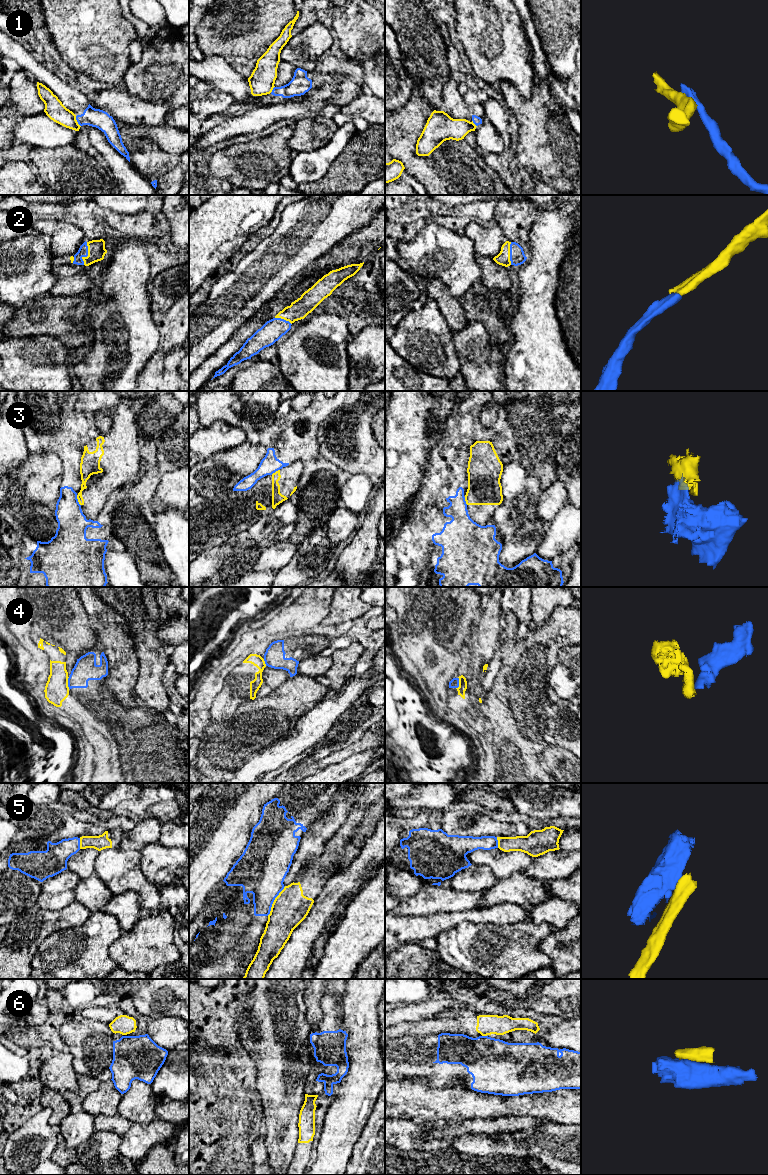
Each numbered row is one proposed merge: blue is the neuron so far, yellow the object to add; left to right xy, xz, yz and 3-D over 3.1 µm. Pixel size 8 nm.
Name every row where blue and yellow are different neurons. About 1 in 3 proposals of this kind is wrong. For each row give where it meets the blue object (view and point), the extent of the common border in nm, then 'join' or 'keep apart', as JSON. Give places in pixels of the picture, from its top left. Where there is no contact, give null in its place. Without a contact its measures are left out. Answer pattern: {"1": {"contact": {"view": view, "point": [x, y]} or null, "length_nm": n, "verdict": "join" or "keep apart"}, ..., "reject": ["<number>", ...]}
{"1": {"contact": {"view": "xy", "point": [77, 121]}, "length_nm": 100, "verdict": "keep apart"}, "2": {"contact": {"view": "xy", "point": [87, 254]}, "length_nm": 190, "verdict": "join"}, "3": {"contact": {"view": "xy", "point": [77, 500]}, "length_nm": 90, "verdict": "keep apart"}, "4": {"contact": {"view": "xy", "point": [68, 683]}, "length_nm": 100, "verdict": "keep apart"}, "5": {"contact": {"view": "xz", "point": [273, 901]}, "length_nm": 280, "verdict": "keep apart"}, "6": {"contact": {"view": "yz", "point": [484, 1036]}, "length_nm": 40, "verdict": "keep apart"}, "reject": ["1", "3", "4", "5", "6"]}

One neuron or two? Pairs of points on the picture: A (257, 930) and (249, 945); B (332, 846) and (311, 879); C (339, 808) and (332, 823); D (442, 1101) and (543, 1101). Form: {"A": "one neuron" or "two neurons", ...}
{"A": "one neuron", "B": "one neuron", "C": "one neuron", "D": "one neuron"}

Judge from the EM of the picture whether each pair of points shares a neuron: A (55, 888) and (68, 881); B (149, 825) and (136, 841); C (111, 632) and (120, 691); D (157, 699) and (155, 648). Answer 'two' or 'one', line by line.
A: one
B: one
C: one
D: one

